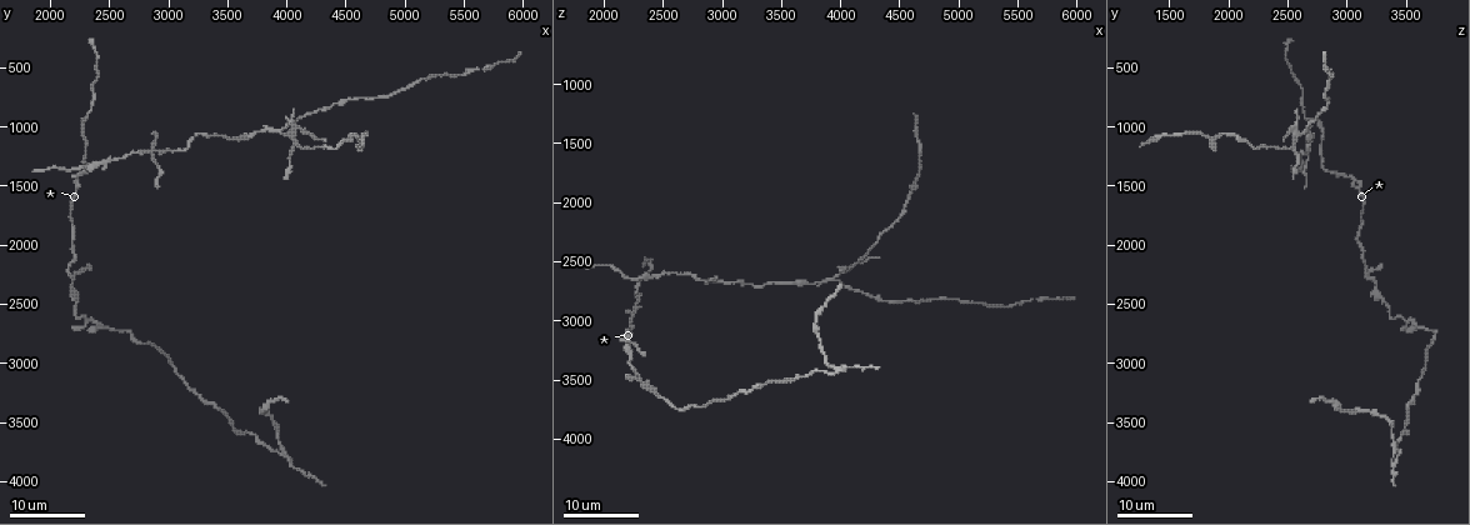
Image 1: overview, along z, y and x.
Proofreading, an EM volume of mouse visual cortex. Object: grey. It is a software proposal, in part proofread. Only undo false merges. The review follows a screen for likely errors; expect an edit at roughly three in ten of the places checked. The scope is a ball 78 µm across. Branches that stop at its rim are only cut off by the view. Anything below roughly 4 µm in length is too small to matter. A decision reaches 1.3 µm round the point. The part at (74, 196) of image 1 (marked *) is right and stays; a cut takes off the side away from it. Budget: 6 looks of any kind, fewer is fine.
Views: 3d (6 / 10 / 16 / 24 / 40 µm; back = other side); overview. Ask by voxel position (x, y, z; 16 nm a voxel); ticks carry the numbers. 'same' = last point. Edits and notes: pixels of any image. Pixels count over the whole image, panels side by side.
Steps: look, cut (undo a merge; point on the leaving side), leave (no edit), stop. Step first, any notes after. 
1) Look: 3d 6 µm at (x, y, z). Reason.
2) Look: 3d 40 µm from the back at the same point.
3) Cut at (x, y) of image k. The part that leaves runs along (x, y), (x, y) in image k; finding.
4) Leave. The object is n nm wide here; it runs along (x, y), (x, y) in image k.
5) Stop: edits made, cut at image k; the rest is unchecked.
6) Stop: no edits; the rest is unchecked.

Look: 3d 16 µm at (2280, 1360, 2640).

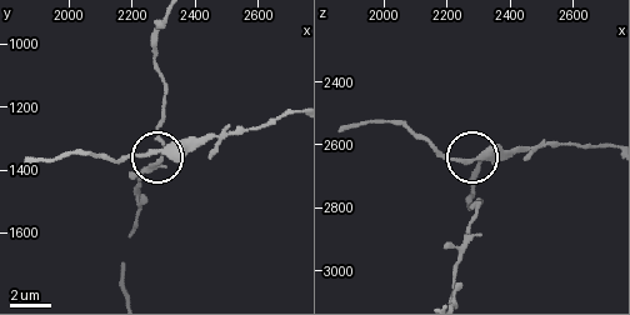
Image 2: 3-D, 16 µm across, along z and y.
Look: 3d 6 µm at (2280, 1340, 2640).

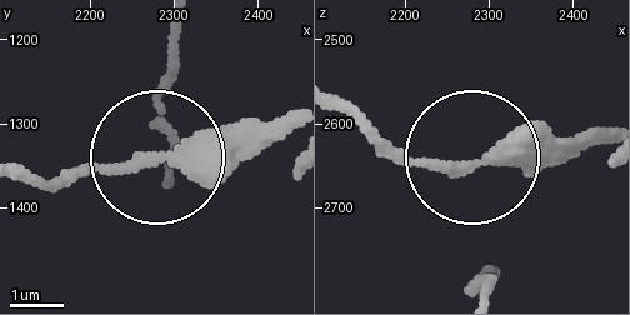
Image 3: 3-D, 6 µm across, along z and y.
Leave. Continuous, no second cell.

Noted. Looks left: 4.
Look: 3d 24 µm at (2300, 2640, 3500). Three arms meet.

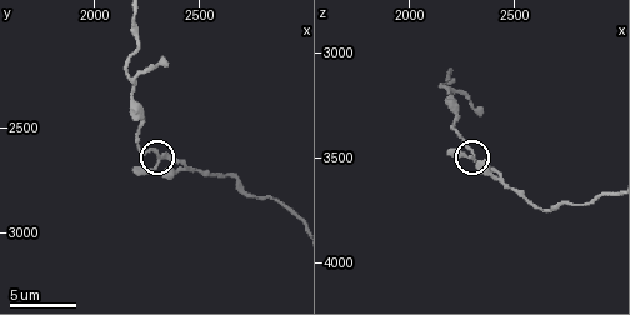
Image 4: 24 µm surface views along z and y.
Look: 3d 6 µm at (2300, 2640, 3500). Zoom in.

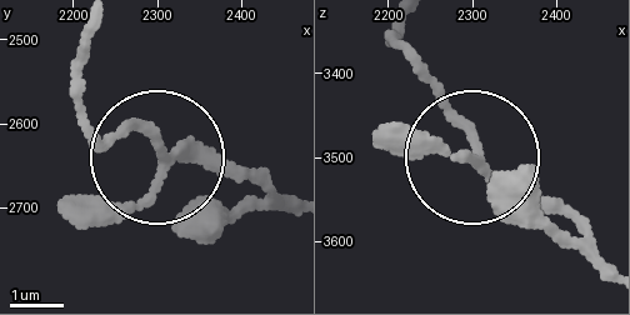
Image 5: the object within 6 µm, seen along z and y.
Leave. 3 arms meet here; it runs along (88, 51), (110, 141), (133, 131), (169, 159), (259, 173) in image 5; one cell here.

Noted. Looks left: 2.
Look: 3d 16 µm at (4000, 3760, 3420). Three-way junction.

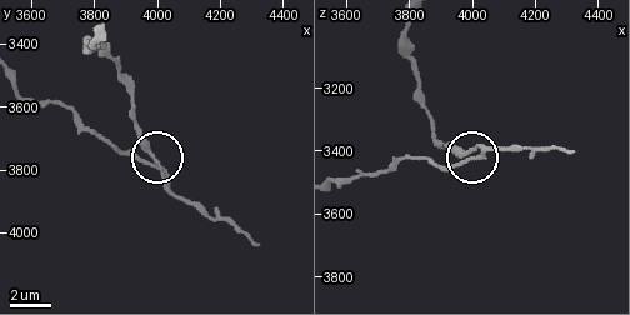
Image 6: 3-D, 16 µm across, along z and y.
Look: 3d 6 µm at (3990, 3760, 3410).

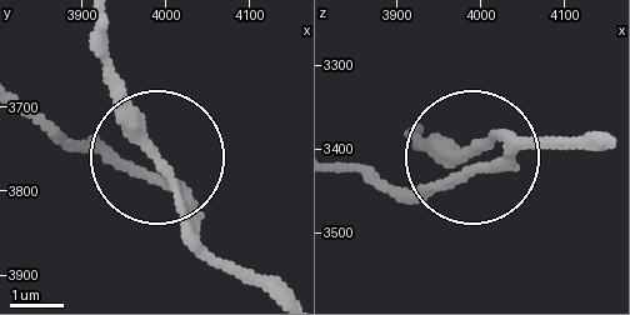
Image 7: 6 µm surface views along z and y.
Leave. The side arm is 7 µm long; it runs along (341, 170), (435, 184), (484, 148), (506, 158), (551, 144) in image 7; continuous, no second cell.

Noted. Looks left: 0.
Stop: no edits; the rest is unchecked.

